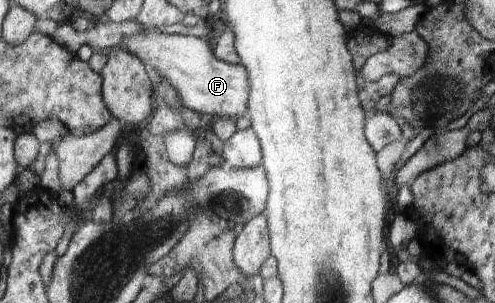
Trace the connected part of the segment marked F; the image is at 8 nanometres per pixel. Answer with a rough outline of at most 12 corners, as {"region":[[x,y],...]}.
{"region":[[135,20],[84,32],[58,23],[72,52],[123,48],[197,113],[235,120],[251,88],[243,65],[204,38]]}

